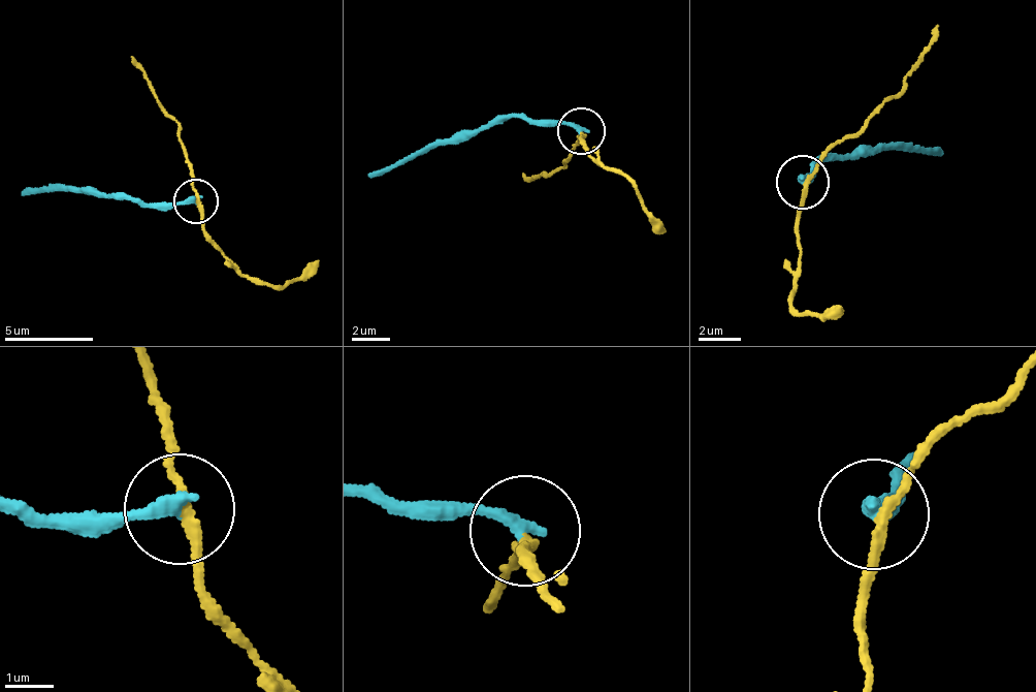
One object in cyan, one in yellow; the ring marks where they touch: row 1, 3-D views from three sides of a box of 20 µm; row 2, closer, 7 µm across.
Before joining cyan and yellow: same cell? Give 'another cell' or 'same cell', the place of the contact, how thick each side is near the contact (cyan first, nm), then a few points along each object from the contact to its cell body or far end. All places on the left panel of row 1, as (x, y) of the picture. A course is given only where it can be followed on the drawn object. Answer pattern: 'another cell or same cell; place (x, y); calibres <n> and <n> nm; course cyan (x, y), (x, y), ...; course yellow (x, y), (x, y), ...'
another cell; place (196, 200); calibres 280 and 200 nm; course cyan (197, 199), (177, 205), (115, 198), (68, 186), (21, 196); course yellow (197, 199), (201, 229), (251, 278), (286, 285), (319, 259)

